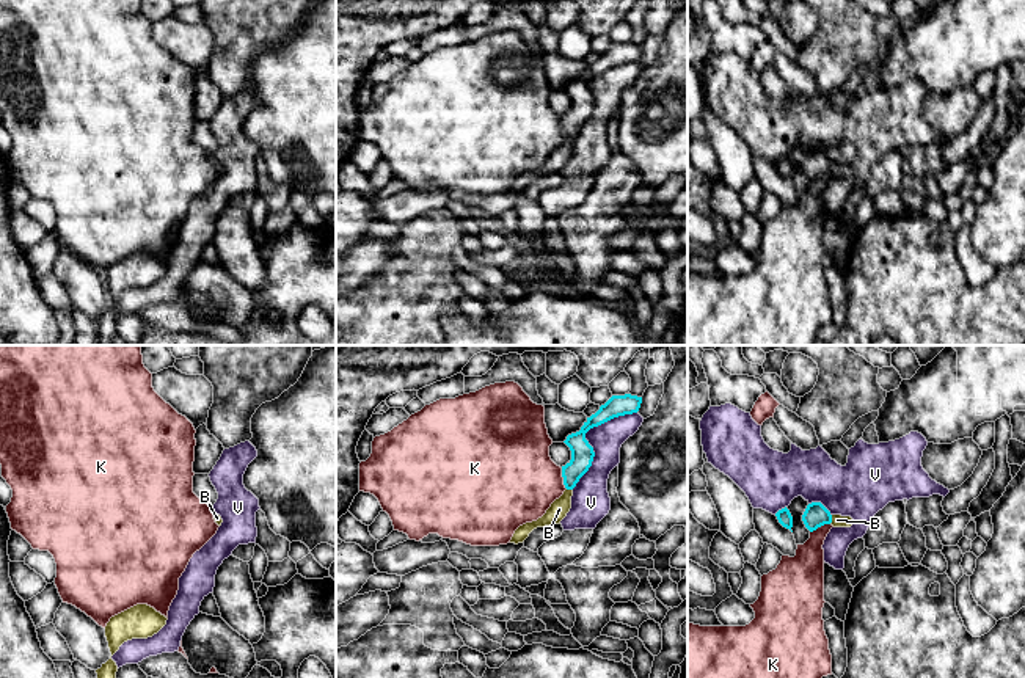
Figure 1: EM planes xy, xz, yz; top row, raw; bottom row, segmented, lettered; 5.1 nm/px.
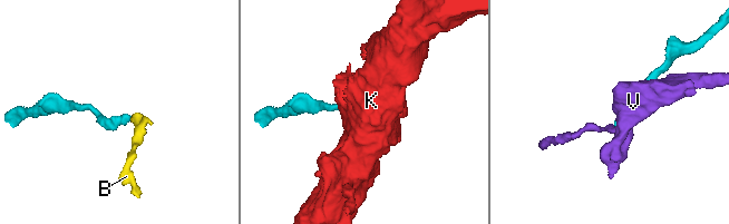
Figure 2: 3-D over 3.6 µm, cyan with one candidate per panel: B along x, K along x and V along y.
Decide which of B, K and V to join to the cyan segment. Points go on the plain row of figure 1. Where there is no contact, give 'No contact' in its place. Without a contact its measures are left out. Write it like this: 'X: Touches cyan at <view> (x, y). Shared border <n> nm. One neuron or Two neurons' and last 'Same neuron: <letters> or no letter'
B: Touches cyan at yz (831, 168). Shared border 50 nm. One neuron
K: Touches cyan at xz (564, 127). Shared border 120 nm. Two neurons
V: Touches cyan at xz (584, 85). Shared border 500 nm. Two neurons
Same neuron: B

